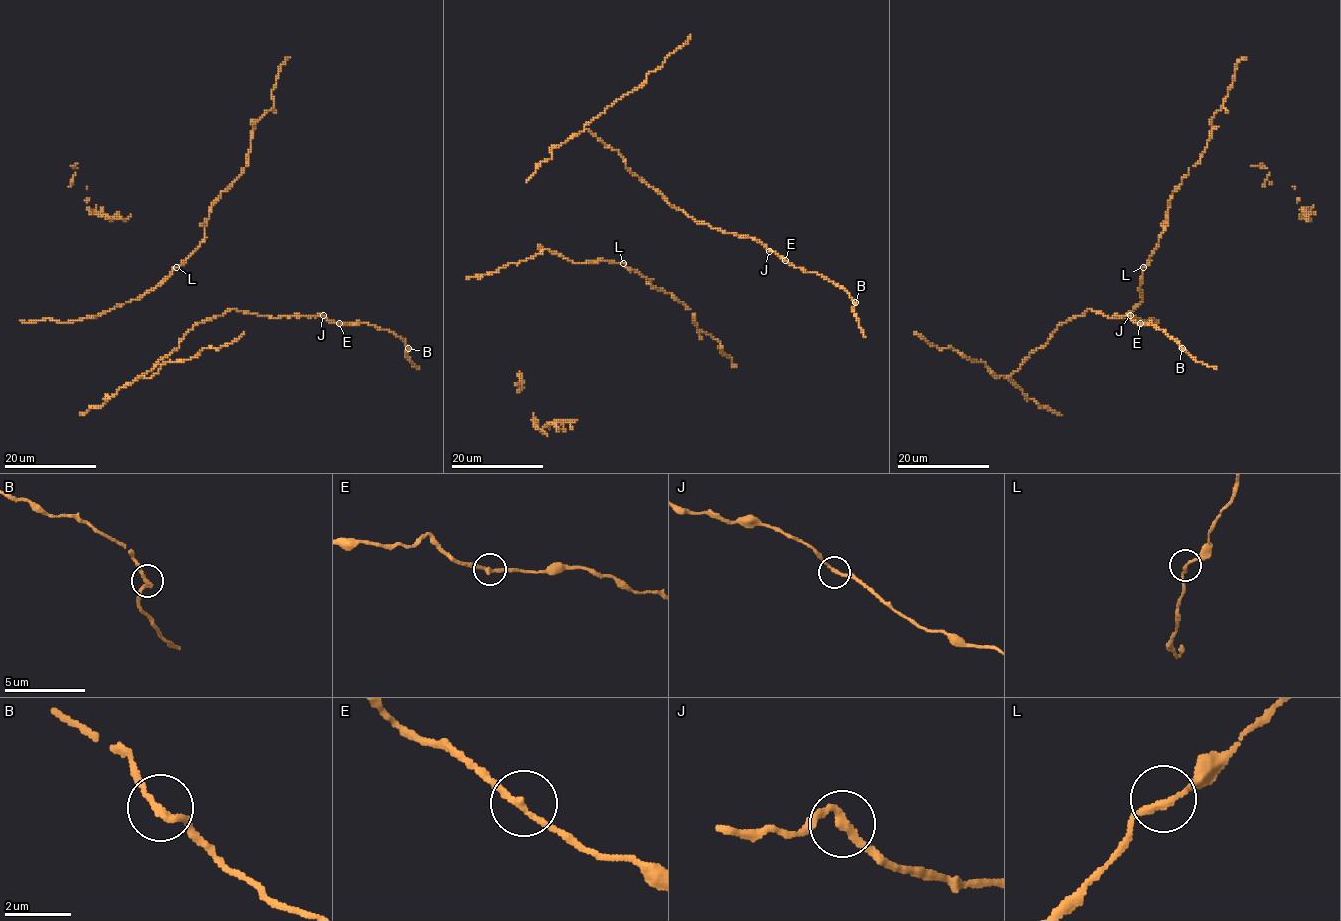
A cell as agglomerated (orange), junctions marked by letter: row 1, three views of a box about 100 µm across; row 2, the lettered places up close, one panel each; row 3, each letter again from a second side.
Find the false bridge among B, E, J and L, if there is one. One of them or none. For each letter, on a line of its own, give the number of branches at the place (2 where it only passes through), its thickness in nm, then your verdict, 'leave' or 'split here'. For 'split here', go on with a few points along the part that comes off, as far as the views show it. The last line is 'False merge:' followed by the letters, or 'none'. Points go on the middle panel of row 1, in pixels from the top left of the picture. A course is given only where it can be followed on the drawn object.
B: 2 | 240 nm | leave
E: 2 | 200 nm | leave
J: 2 | 220 nm | leave
L: 2 | 190 nm | leave
False merge: none

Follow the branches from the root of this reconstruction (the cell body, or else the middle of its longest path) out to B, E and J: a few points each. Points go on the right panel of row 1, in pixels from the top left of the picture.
B: (1086, 311), (1099, 312), (1110, 317), (1128, 314), (1138, 323), (1151, 323), (1163, 330), (1182, 349)
E: (1086, 311), (1099, 312), (1110, 317), (1128, 314), (1140, 323)
J: (1086, 311), (1099, 312), (1110, 317), (1130, 315)

